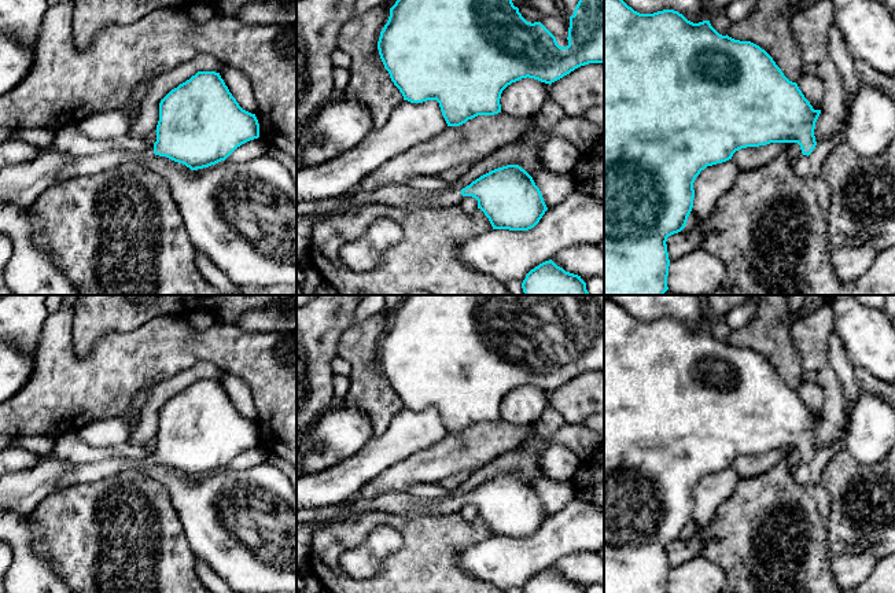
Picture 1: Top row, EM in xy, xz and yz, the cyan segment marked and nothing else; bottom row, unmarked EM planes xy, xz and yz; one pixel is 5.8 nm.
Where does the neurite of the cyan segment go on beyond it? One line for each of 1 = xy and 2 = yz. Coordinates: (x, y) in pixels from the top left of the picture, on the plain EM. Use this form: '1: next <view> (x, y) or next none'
1: next xy (92, 472)
2: next none

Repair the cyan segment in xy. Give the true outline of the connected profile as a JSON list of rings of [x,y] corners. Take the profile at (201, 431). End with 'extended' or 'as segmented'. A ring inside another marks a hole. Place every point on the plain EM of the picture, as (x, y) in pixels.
[[[198,379],[159,410],[156,449],[144,458],[107,458],[77,464],[60,478],[56,490],[95,483],[124,471],[141,471],[154,461],[191,478],[225,468],[237,454],[259,445],[255,421],[243,417],[220,380]]]; extended

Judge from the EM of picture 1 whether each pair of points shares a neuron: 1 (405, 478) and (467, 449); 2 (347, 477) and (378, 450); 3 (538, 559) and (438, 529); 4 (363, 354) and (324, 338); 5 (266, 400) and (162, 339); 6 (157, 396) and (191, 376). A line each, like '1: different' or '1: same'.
1: same
2: same
3: different
4: different
5: same
6: same

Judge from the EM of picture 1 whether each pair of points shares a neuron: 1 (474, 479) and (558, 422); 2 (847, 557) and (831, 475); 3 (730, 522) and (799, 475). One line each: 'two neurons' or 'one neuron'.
1: one neuron
2: one neuron
3: two neurons

